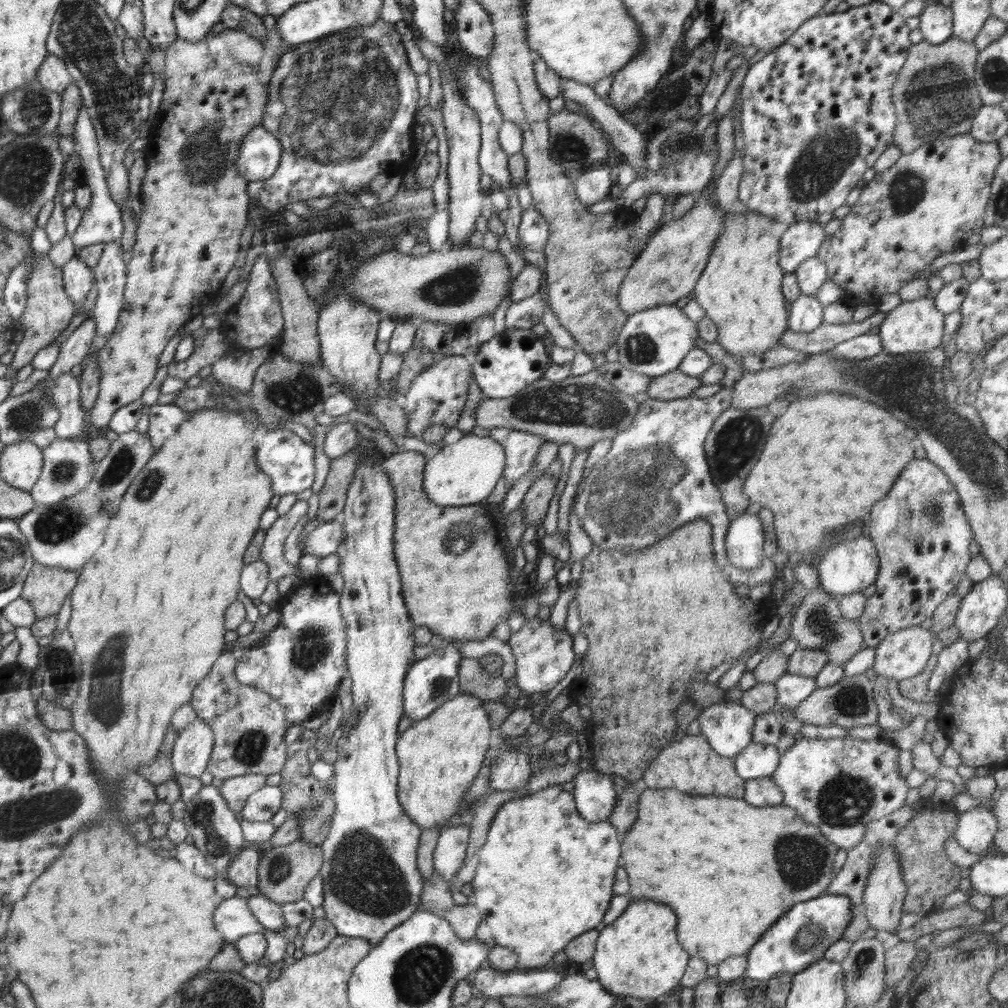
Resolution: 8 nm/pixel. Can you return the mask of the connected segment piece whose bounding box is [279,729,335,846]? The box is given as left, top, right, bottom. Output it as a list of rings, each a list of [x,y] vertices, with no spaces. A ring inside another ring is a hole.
[[[304,729],[300,739],[287,746],[287,759],[285,767],[281,770],[281,781],[279,787],[283,796],[281,807],[287,814],[296,816],[301,826],[300,838],[314,845],[321,846],[330,830],[334,817],[334,797],[331,795],[330,787],[323,785],[310,773],[311,762],[306,755],[309,748],[314,748],[318,740],[317,730]]]

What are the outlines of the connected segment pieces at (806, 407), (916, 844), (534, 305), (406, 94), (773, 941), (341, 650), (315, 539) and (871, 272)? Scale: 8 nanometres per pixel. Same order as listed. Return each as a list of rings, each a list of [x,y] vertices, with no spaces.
[[[818,392],[788,404],[786,412],[772,424],[762,456],[744,482],[748,498],[774,512],[778,550],[788,552],[793,560],[797,560],[804,553],[814,552],[814,548],[826,536],[834,534],[838,526],[870,514],[874,502],[886,496],[902,468],[914,460],[916,434],[910,430],[912,436],[900,436],[902,432],[908,432],[904,422],[894,420],[894,416],[872,402],[846,394]]]
[[[932,801],[922,803],[924,812],[916,814],[904,828],[898,831],[893,840],[897,852],[898,864],[901,864],[902,880],[908,886],[903,912],[926,916],[933,912],[940,903],[958,889],[960,868],[951,862],[946,845],[952,842],[959,818],[955,808],[950,804],[934,807]]]
[[[538,292],[524,300],[509,304],[505,315],[506,328],[531,330],[541,323],[542,316],[544,316],[544,299]]]
[[[382,19],[375,20],[370,26],[354,26],[344,30],[321,36],[315,41],[302,43],[286,50],[278,61],[269,82],[268,102],[263,112],[262,126],[271,132],[282,145],[281,159],[274,175],[264,181],[262,191],[258,193],[257,204],[264,210],[279,212],[288,204],[307,202],[312,198],[334,196],[335,194],[358,193],[369,191],[369,182],[375,176],[394,176],[394,173],[406,174],[414,170],[414,156],[416,146],[411,141],[411,132],[416,125],[414,118],[417,116],[416,104],[420,96],[417,89],[416,73],[410,69],[408,57],[404,50],[402,37],[397,33],[396,27]]]
[[[828,892],[792,906],[748,952],[744,975],[752,980],[768,980],[776,974],[802,972],[822,959],[826,950],[842,939],[842,933],[852,920],[852,908],[851,900],[847,896]]]
[[[320,574],[312,575],[311,577],[305,579],[303,583],[296,586],[293,590],[291,590],[287,595],[282,596],[280,600],[278,600],[278,605],[281,607],[281,619],[278,623],[278,626],[274,628],[272,632],[267,634],[268,642],[264,644],[264,646],[254,646],[251,647],[246,653],[244,653],[238,663],[236,663],[234,676],[236,676],[236,680],[240,682],[240,684],[244,684],[246,686],[252,686],[257,690],[266,692],[272,699],[275,699],[285,711],[285,719],[287,722],[287,726],[291,727],[292,725],[300,725],[305,720],[309,718],[313,718],[320,713],[324,713],[325,710],[330,710],[332,706],[332,702],[334,702],[334,697],[337,695],[338,687],[340,685],[340,681],[347,677],[347,624],[343,619],[340,607],[339,600],[340,595],[336,593],[326,582],[325,579],[322,578]]]
[[[340,511],[332,520],[316,527],[304,542],[299,545],[302,554],[313,554],[323,558],[337,552],[343,542],[343,511]]]
[[[959,133],[958,136],[940,137],[928,144],[923,144],[914,152],[899,157],[896,163],[890,168],[883,172],[876,173],[876,176],[870,180],[868,184],[865,184],[864,188],[861,188],[862,193],[860,194],[860,198],[852,204],[850,212],[842,220],[842,224],[840,224],[838,230],[834,235],[828,237],[824,245],[823,261],[826,266],[827,280],[832,280],[832,282],[835,282],[842,288],[843,296],[839,302],[851,306],[854,309],[859,305],[873,304],[878,306],[877,304],[882,294],[898,294],[898,290],[904,283],[914,278],[925,276],[926,270],[930,268],[930,264],[932,264],[936,258],[943,254],[951,253],[954,250],[965,248],[968,238],[980,232],[983,228],[984,212],[986,211],[986,206],[991,196],[991,184],[997,164],[1001,160],[1002,156],[1000,155],[997,141],[984,143],[976,140],[970,133]]]

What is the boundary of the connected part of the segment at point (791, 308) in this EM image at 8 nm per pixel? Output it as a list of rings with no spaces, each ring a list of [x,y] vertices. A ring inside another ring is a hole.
[[[801,294],[788,306],[788,327],[794,333],[814,333],[822,325],[823,306],[816,295]]]

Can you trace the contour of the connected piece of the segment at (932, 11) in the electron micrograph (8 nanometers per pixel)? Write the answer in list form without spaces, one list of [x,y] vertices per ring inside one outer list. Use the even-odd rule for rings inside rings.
[[[934,2],[919,16],[919,29],[923,40],[930,44],[940,44],[953,36],[953,12],[949,6]]]

